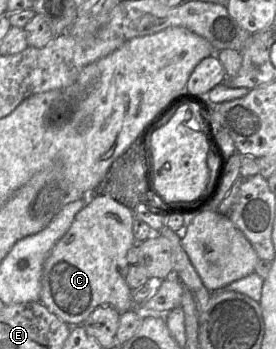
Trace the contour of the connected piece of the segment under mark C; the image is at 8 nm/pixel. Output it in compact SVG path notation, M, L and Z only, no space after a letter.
M94 193L87 199L85 206L77 213L68 231L58 240L45 260L41 280L41 303L60 320L71 327L82 325L89 315L101 305L111 305L119 312L137 308L142 313L165 314L181 306L183 284L174 274L165 278L155 295L143 305L136 307L132 299L132 289L126 282L130 264L127 251L134 244L133 210L120 204L110 196Z

